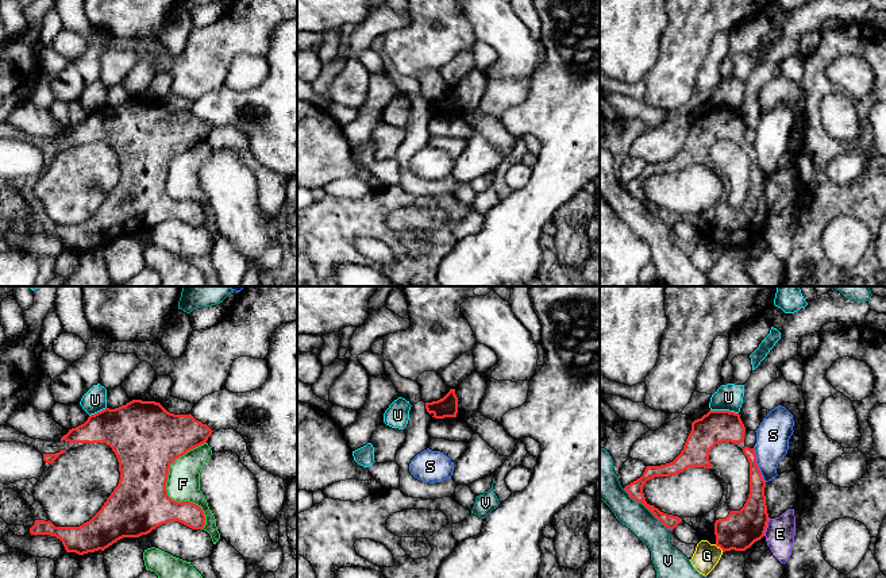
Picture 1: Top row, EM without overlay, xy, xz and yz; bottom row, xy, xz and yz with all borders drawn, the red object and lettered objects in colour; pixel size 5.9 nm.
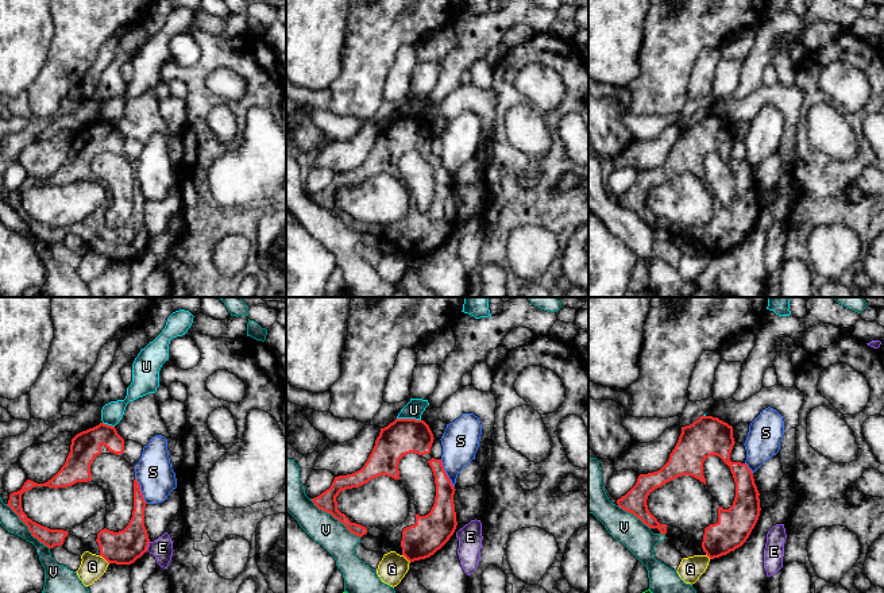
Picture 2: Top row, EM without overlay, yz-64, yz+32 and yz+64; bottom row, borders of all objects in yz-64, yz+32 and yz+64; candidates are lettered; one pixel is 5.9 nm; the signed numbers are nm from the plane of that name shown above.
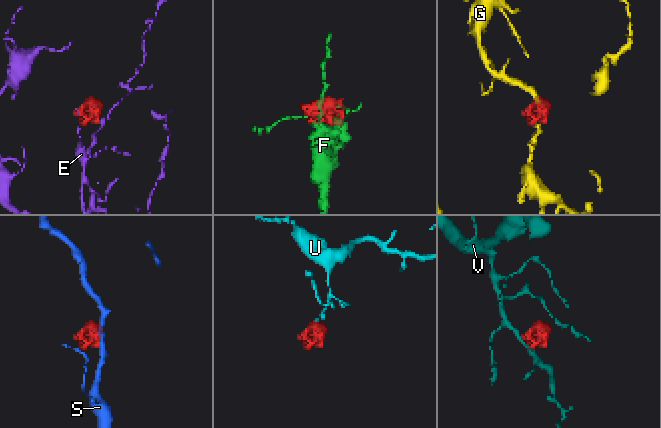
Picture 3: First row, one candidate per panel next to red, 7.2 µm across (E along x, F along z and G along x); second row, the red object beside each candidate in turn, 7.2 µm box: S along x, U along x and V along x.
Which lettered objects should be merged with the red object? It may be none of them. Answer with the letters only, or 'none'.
none

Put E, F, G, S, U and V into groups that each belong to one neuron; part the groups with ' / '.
E / F / G / S / U / V

